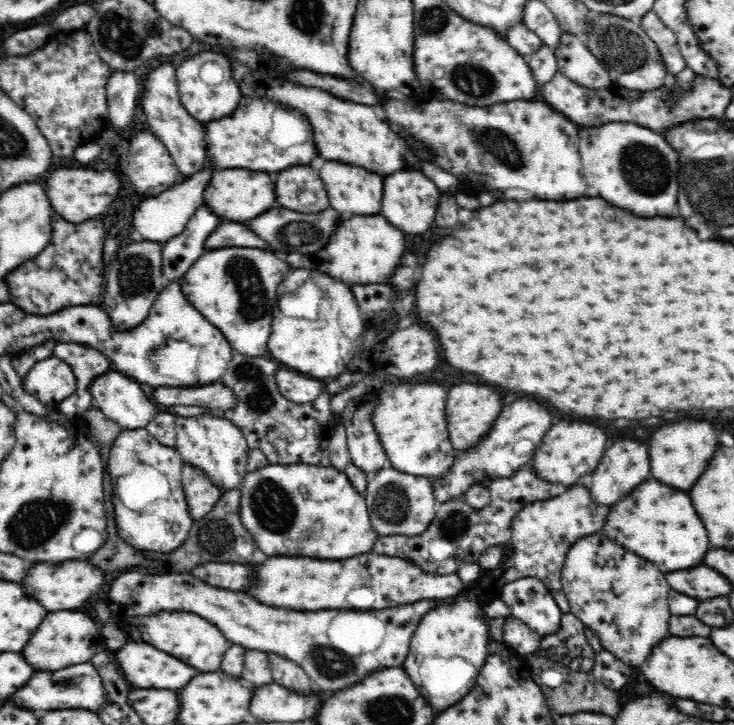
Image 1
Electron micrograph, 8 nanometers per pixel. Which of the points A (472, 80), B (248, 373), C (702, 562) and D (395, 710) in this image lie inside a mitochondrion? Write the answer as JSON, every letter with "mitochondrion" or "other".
{"A":"mitochondrion","B":"mitochondrion","C":"other","D":"mitochondrion"}

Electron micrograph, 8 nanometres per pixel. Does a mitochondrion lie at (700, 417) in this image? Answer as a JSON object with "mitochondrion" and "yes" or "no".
{"mitochondrion":"no"}

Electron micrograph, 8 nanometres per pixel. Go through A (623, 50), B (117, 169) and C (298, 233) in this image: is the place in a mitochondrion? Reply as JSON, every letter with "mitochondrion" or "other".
{"A":"mitochondrion","B":"other","C":"mitochondrion"}

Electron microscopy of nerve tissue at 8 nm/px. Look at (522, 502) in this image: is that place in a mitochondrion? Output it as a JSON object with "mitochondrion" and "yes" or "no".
{"mitochondrion":"no"}

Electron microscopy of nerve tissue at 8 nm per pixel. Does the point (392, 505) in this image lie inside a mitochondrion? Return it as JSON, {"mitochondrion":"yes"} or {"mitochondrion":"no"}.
{"mitochondrion":"yes"}

